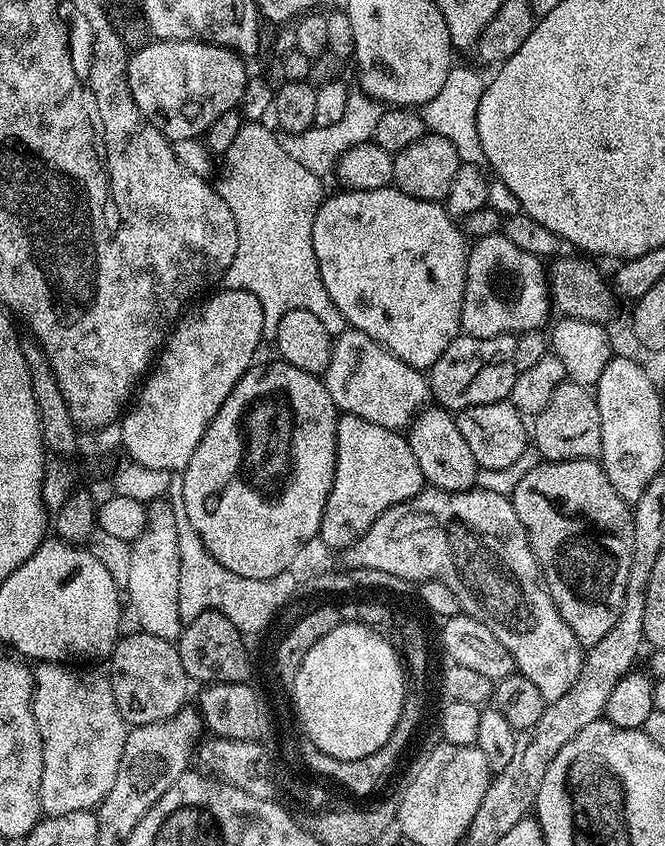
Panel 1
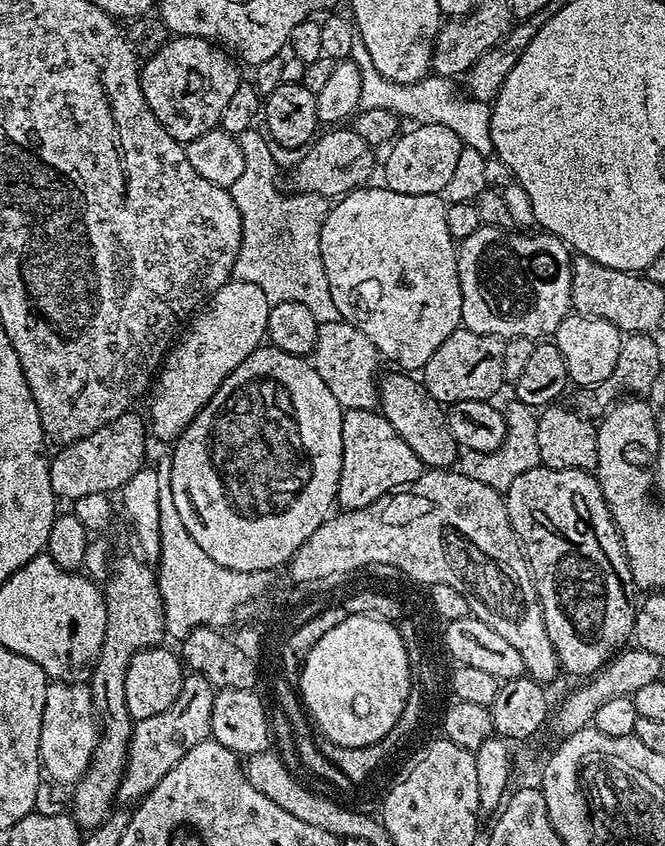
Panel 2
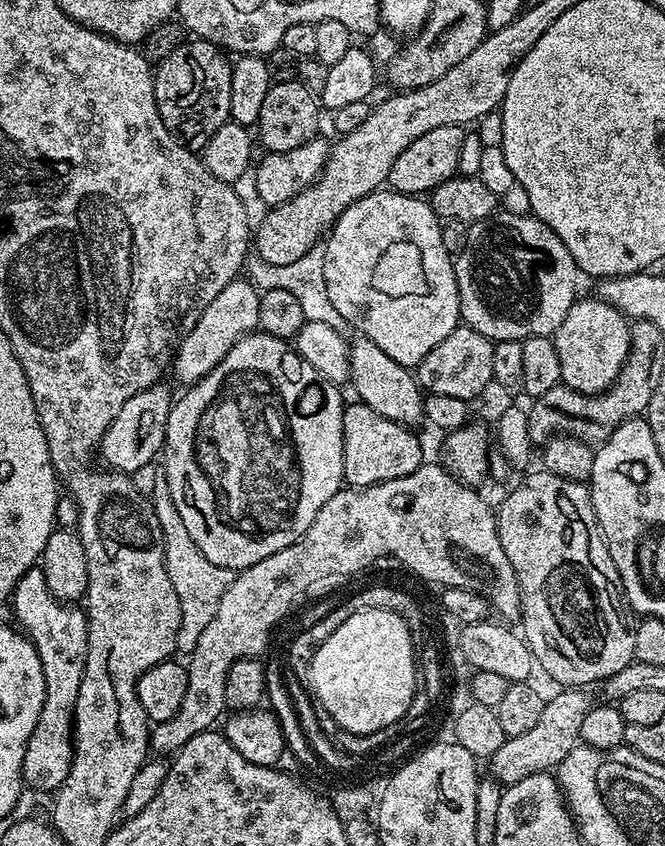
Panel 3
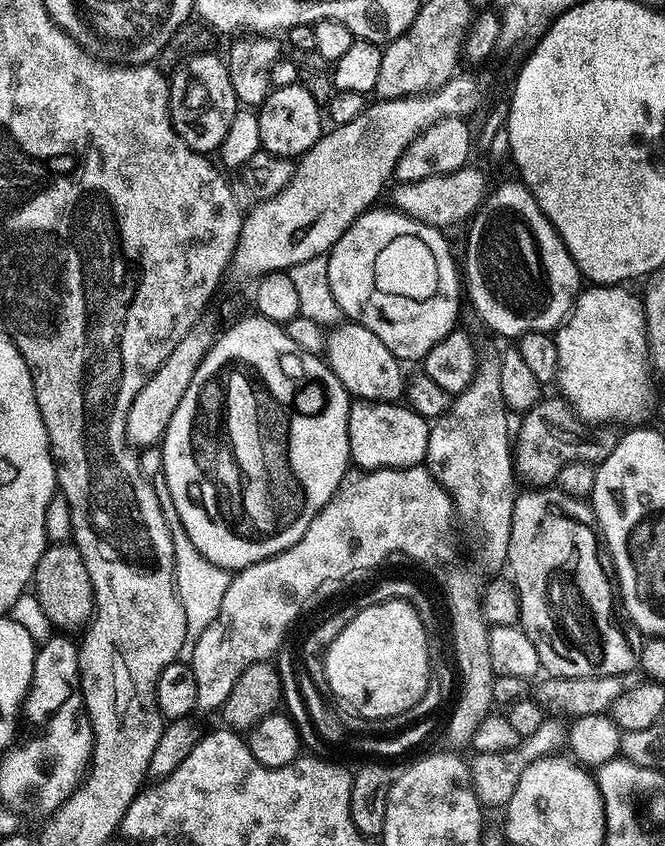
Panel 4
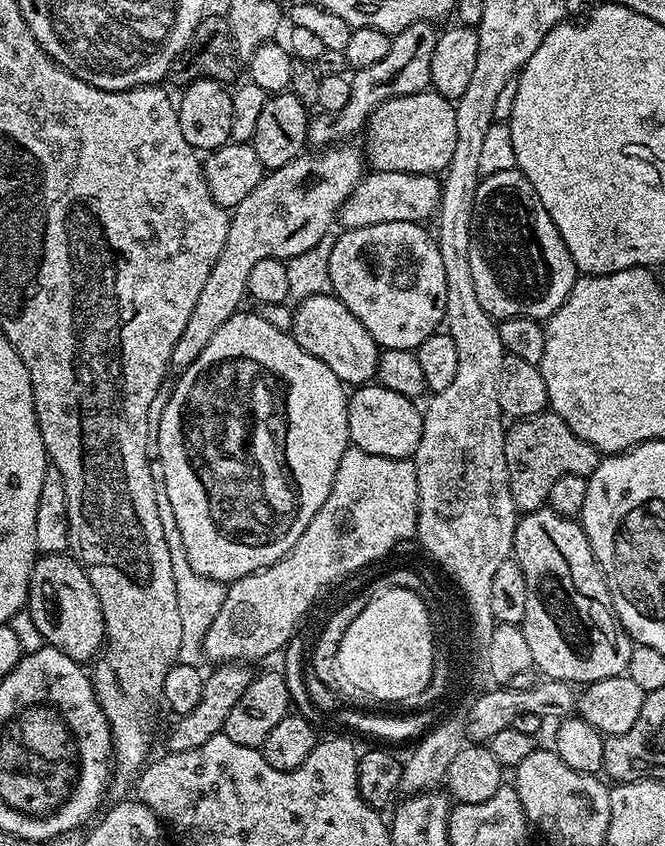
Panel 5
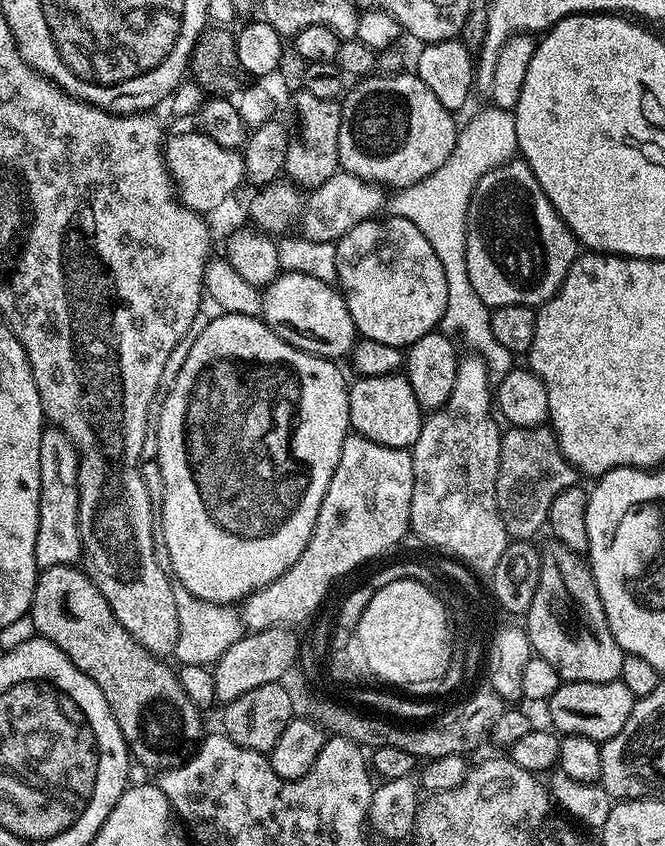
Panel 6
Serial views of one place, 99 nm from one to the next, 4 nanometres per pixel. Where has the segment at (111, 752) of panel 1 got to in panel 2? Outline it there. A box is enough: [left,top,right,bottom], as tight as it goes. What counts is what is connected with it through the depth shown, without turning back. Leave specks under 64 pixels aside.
[40,682,101,786]

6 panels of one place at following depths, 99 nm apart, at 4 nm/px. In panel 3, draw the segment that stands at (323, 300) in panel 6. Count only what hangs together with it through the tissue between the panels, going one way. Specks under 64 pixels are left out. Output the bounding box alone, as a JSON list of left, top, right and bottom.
[348,338,424,426]

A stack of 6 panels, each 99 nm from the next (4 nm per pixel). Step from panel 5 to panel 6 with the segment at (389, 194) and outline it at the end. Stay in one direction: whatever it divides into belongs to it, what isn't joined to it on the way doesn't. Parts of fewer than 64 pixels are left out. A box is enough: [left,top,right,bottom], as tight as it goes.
[302,170,385,242]

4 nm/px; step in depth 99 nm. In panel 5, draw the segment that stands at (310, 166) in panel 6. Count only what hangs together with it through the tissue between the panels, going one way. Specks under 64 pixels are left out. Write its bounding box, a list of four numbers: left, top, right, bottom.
[308,20,438,146]

